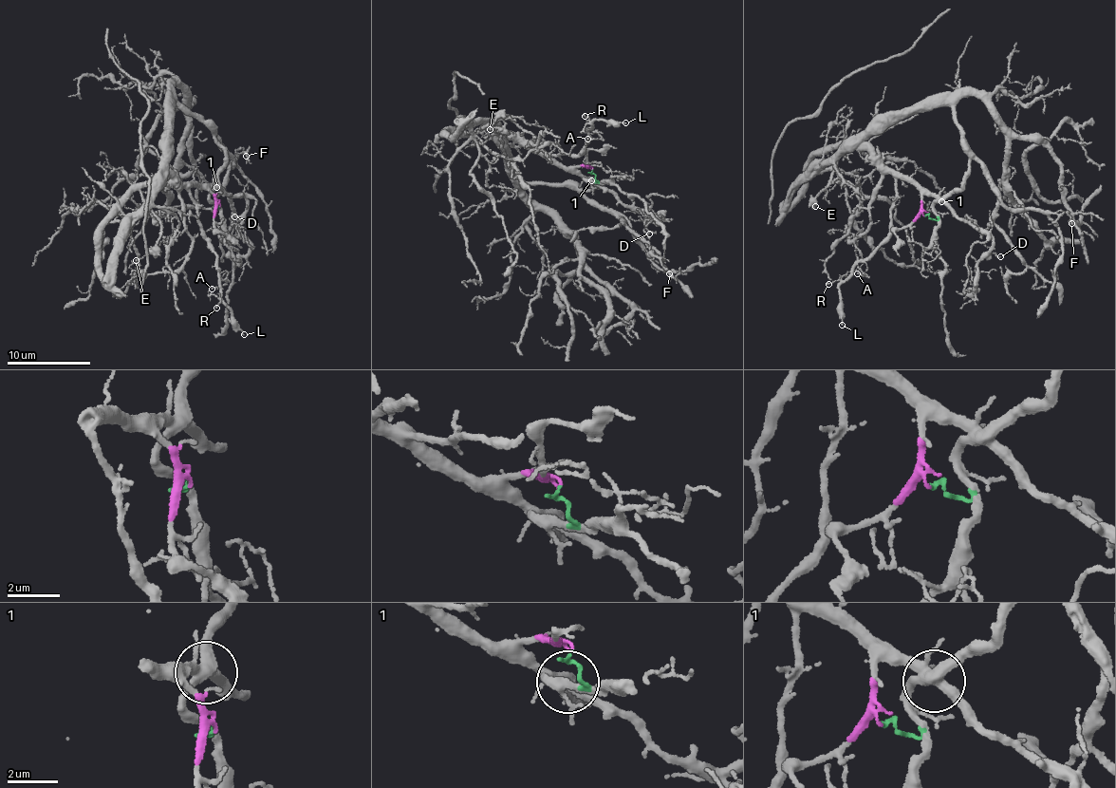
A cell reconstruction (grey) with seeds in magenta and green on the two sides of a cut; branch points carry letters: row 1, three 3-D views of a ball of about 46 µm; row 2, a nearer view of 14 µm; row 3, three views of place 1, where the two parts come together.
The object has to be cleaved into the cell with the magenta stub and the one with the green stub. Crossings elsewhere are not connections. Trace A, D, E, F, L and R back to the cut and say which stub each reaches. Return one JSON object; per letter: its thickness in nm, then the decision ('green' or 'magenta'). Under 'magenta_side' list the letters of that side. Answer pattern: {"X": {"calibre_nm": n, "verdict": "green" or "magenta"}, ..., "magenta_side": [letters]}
{"A": {"calibre_nm": 110, "verdict": "magenta"}, "D": {"calibre_nm": 110, "verdict": "magenta"}, "E": {"calibre_nm": 120, "verdict": "magenta"}, "F": {"calibre_nm": 120, "verdict": "green"}, "L": {"calibre_nm": 140, "verdict": "magenta"}, "R": {"calibre_nm": 100, "verdict": "magenta"}, "magenta_side": ["A", "D", "E", "L", "R"]}

